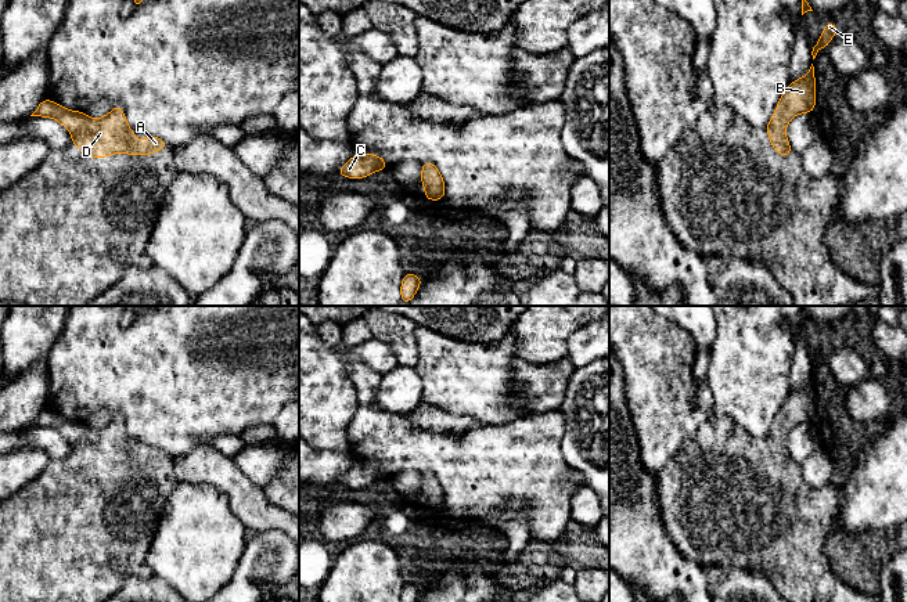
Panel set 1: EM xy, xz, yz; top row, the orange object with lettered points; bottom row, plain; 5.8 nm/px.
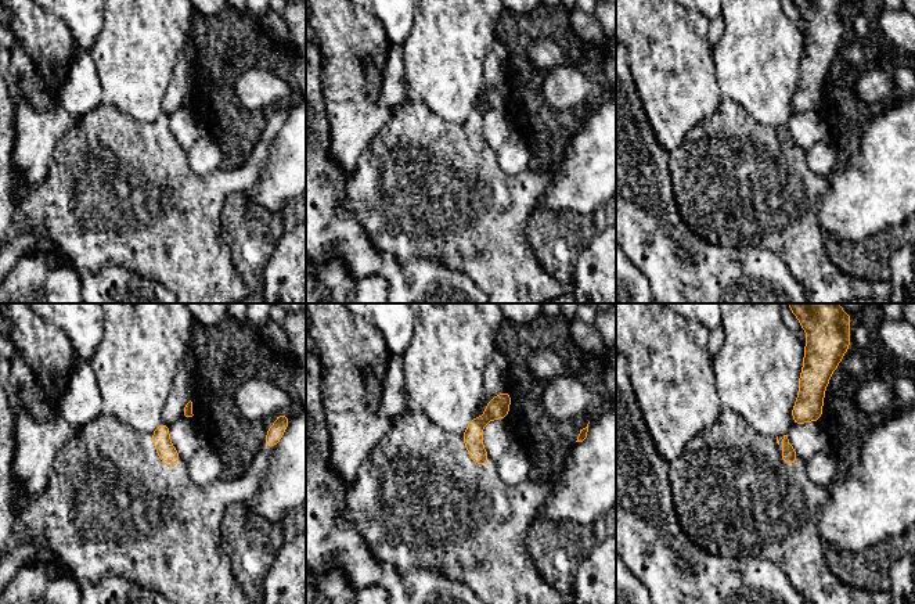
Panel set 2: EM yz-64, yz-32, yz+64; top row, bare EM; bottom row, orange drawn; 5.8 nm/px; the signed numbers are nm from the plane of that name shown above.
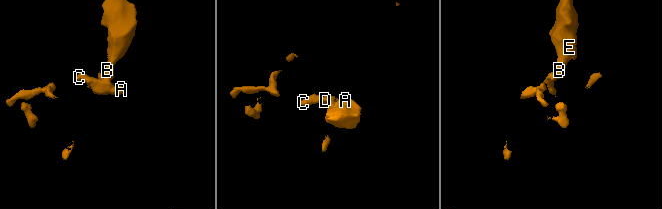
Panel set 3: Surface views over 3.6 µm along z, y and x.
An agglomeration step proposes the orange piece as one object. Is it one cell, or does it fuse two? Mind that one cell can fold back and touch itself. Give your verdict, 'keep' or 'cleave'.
keep

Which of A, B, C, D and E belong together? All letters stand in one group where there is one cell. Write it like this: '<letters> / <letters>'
A B C D E

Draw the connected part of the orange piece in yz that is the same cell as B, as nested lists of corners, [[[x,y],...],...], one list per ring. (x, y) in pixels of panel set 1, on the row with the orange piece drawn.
[[[811,64],[807,75],[791,83],[782,94],[770,123],[764,127],[770,136],[773,148],[782,156],[788,158],[793,151],[787,140],[787,123],[803,112],[814,112],[816,102],[816,79]]]

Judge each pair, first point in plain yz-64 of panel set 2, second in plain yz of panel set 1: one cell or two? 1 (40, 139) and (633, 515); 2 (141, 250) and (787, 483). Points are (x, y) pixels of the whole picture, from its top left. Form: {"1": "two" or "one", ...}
{"1": "two", "2": "one"}

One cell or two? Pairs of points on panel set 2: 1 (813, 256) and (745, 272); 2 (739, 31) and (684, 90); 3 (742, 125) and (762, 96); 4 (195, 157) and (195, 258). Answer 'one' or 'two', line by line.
1: two
2: two
3: two
4: two

